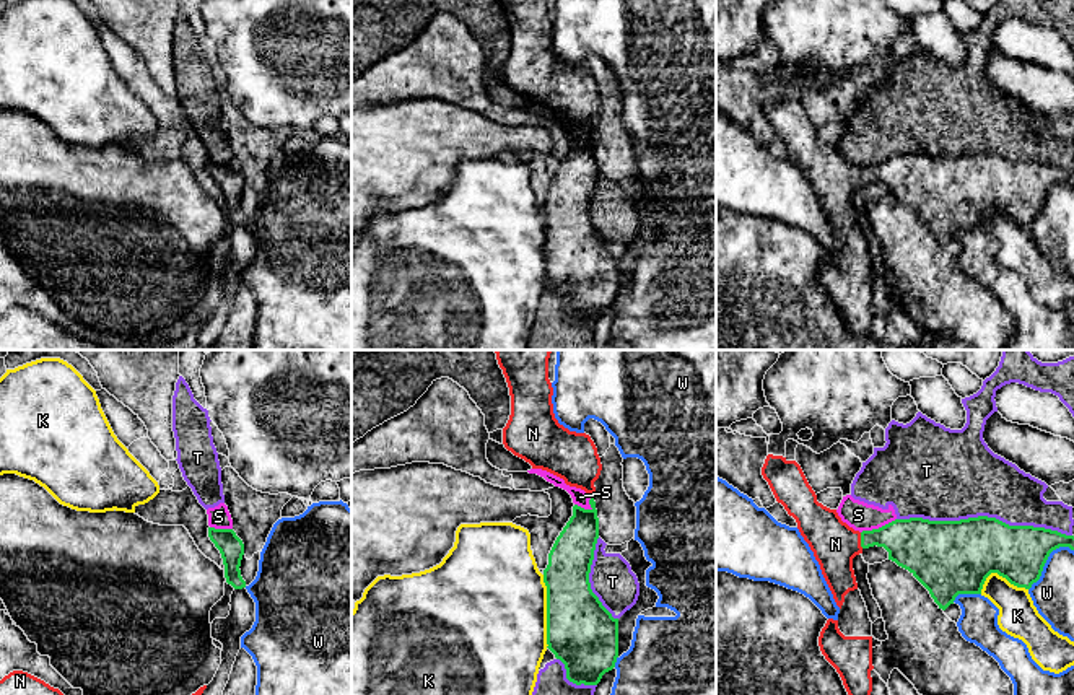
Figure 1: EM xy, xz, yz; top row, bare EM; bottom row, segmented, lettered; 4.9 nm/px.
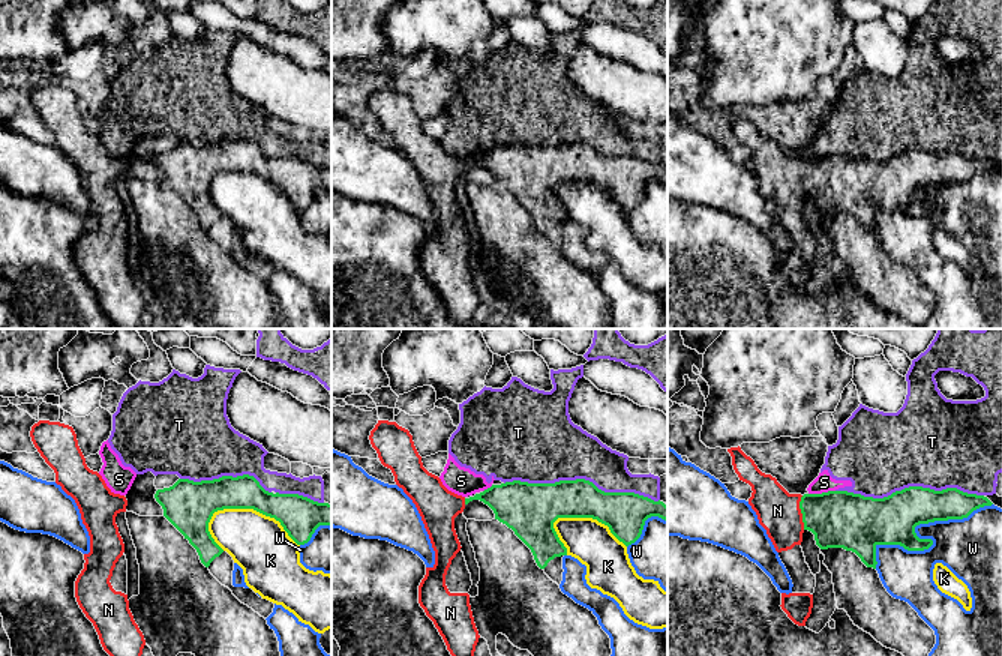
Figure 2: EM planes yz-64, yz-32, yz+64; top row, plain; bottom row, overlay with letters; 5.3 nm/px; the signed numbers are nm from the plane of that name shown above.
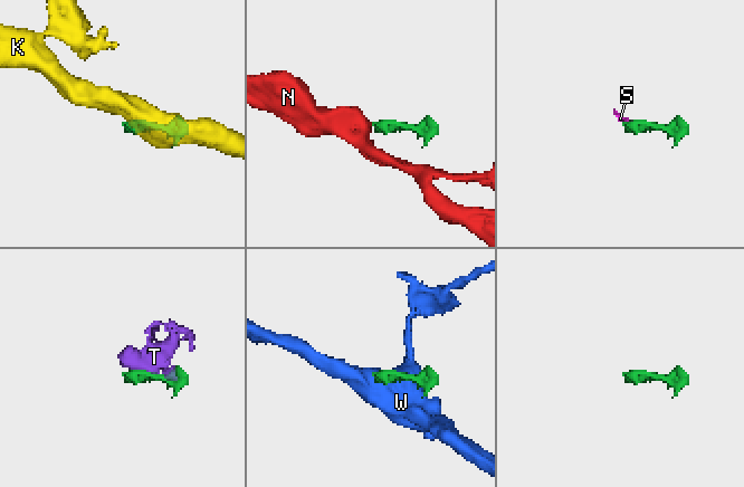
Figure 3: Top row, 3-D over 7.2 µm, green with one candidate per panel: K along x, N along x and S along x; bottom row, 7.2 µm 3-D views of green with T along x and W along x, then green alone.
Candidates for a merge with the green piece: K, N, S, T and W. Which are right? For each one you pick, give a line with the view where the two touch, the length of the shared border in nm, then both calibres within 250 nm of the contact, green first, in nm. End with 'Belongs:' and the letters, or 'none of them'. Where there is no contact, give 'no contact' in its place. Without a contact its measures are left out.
N: contact in yz; length 80 nm; calibres 240 and 220 nm
Belongs: N

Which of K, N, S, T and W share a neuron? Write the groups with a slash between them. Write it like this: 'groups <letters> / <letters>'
groups K / N / S T / W

